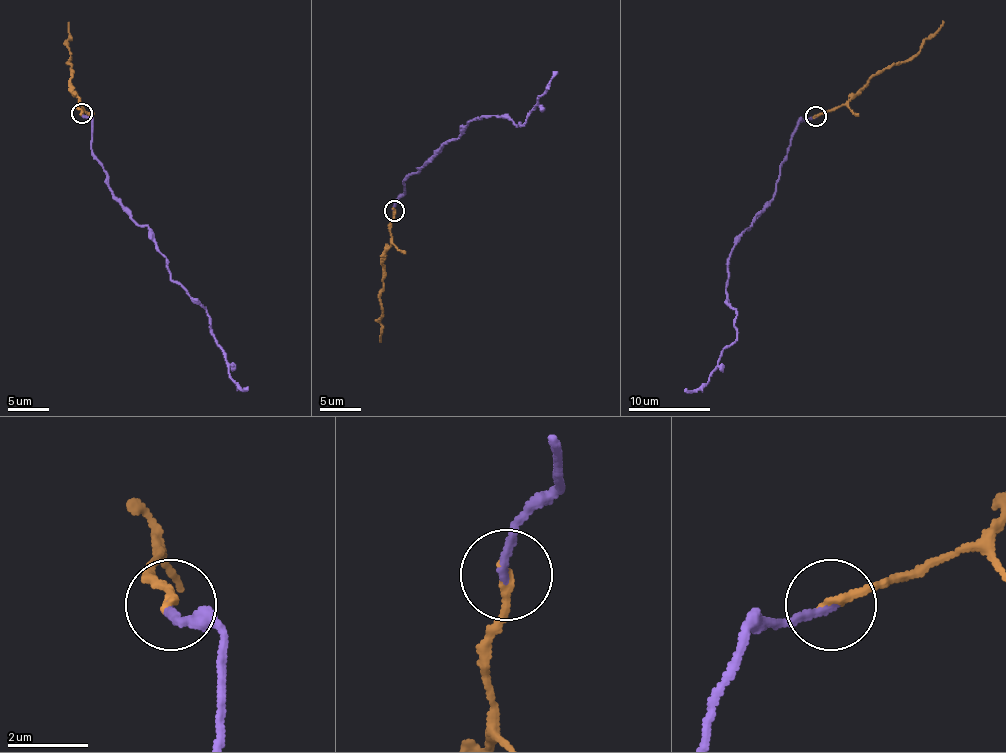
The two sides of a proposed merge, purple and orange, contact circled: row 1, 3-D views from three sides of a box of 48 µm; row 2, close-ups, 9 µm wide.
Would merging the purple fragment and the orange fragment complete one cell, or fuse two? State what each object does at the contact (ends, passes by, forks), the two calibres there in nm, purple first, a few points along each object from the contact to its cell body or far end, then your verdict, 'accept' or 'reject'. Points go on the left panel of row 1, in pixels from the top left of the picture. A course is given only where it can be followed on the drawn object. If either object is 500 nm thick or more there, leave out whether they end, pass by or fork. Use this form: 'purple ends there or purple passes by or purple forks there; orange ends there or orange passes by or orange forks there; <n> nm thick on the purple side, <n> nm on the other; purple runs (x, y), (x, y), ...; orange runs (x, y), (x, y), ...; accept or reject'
purple ends there; orange ends there; 200 nm thick on the purple side, 240 nm on the other; purple runs (82, 113), (92, 119), (92, 155), (112, 196), (148, 227), (170, 277), (207, 312), (231, 379), (247, 386); orange runs (82, 113), (71, 67), (67, 64), (68, 23); accept

